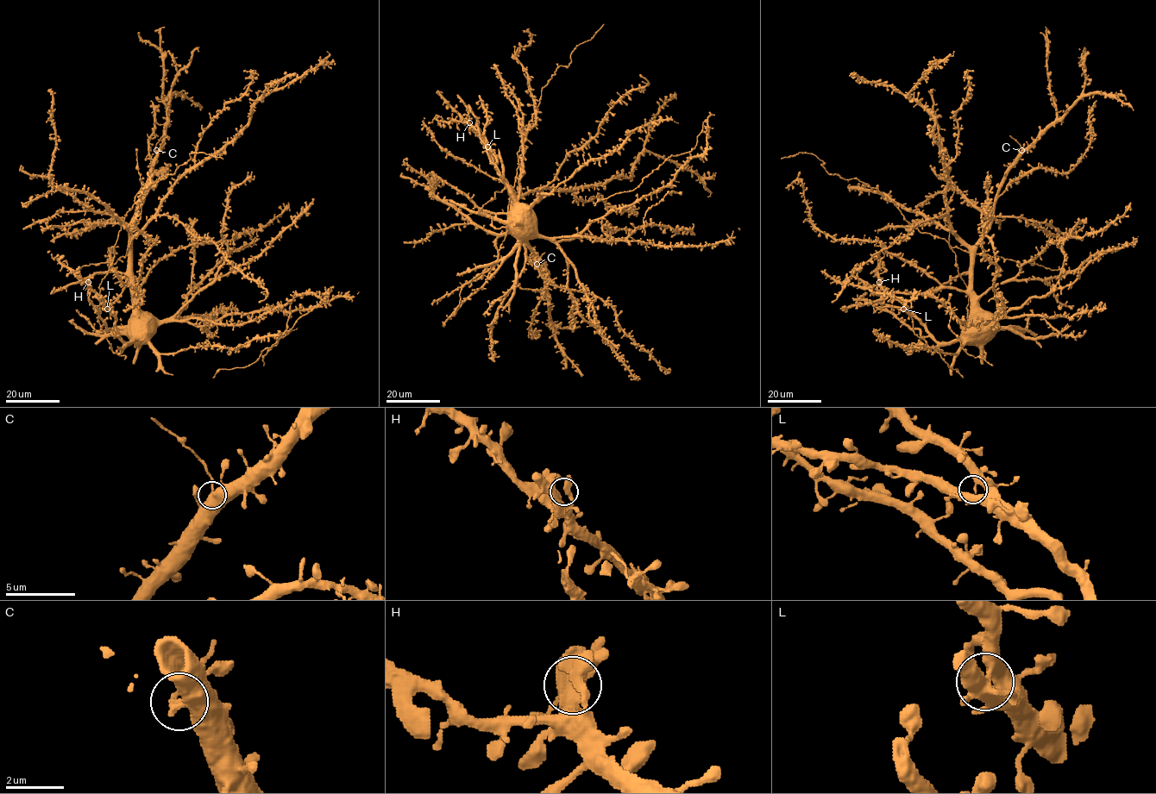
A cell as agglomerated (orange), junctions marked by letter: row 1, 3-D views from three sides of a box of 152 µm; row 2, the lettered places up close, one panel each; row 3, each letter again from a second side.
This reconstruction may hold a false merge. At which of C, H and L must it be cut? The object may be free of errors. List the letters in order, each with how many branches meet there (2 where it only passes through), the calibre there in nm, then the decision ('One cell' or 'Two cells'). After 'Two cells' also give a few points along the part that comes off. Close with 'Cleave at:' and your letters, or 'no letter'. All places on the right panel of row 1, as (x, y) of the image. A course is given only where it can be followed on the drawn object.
C: Branches: 2. Thickness 320 nm. Two cells. Course of the part to remove: (1021, 150), (1020, 144), (1009, 135)
H: Branches: 2. Thickness 340 nm. One cell
L: Branches: 2. Thickness 280 nm. One cell
Cleave at: C

